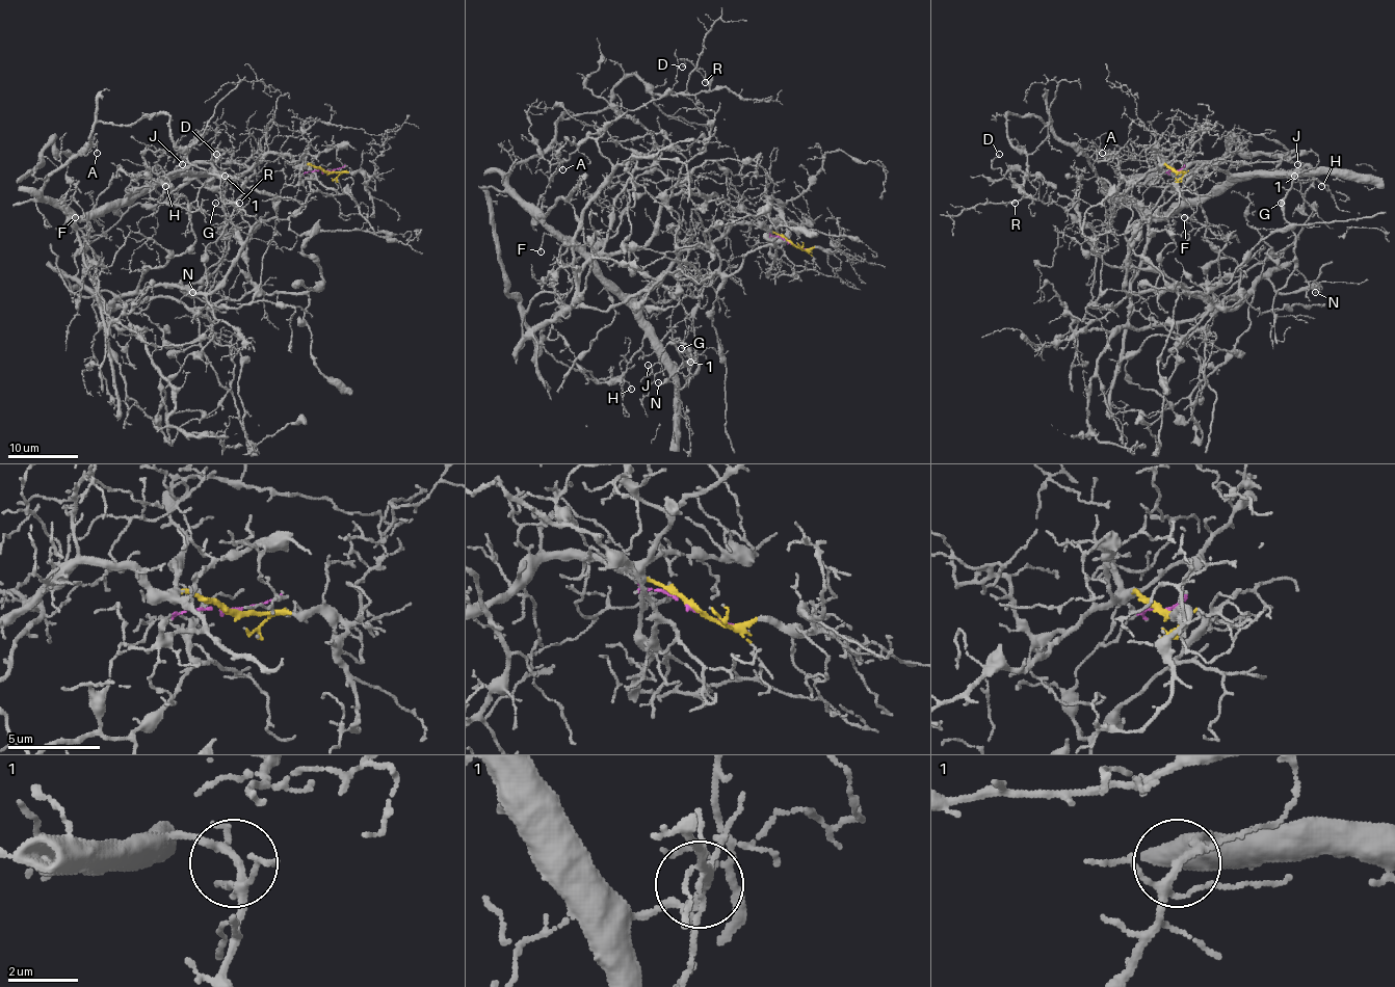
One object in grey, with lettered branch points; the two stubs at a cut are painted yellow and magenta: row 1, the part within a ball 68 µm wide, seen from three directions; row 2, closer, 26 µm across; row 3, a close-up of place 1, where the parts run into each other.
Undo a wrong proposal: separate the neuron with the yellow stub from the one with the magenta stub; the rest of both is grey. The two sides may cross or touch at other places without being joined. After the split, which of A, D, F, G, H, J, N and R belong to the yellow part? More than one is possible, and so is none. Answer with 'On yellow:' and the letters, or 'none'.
On yellow: A, D, F, G, H, J, N, R

